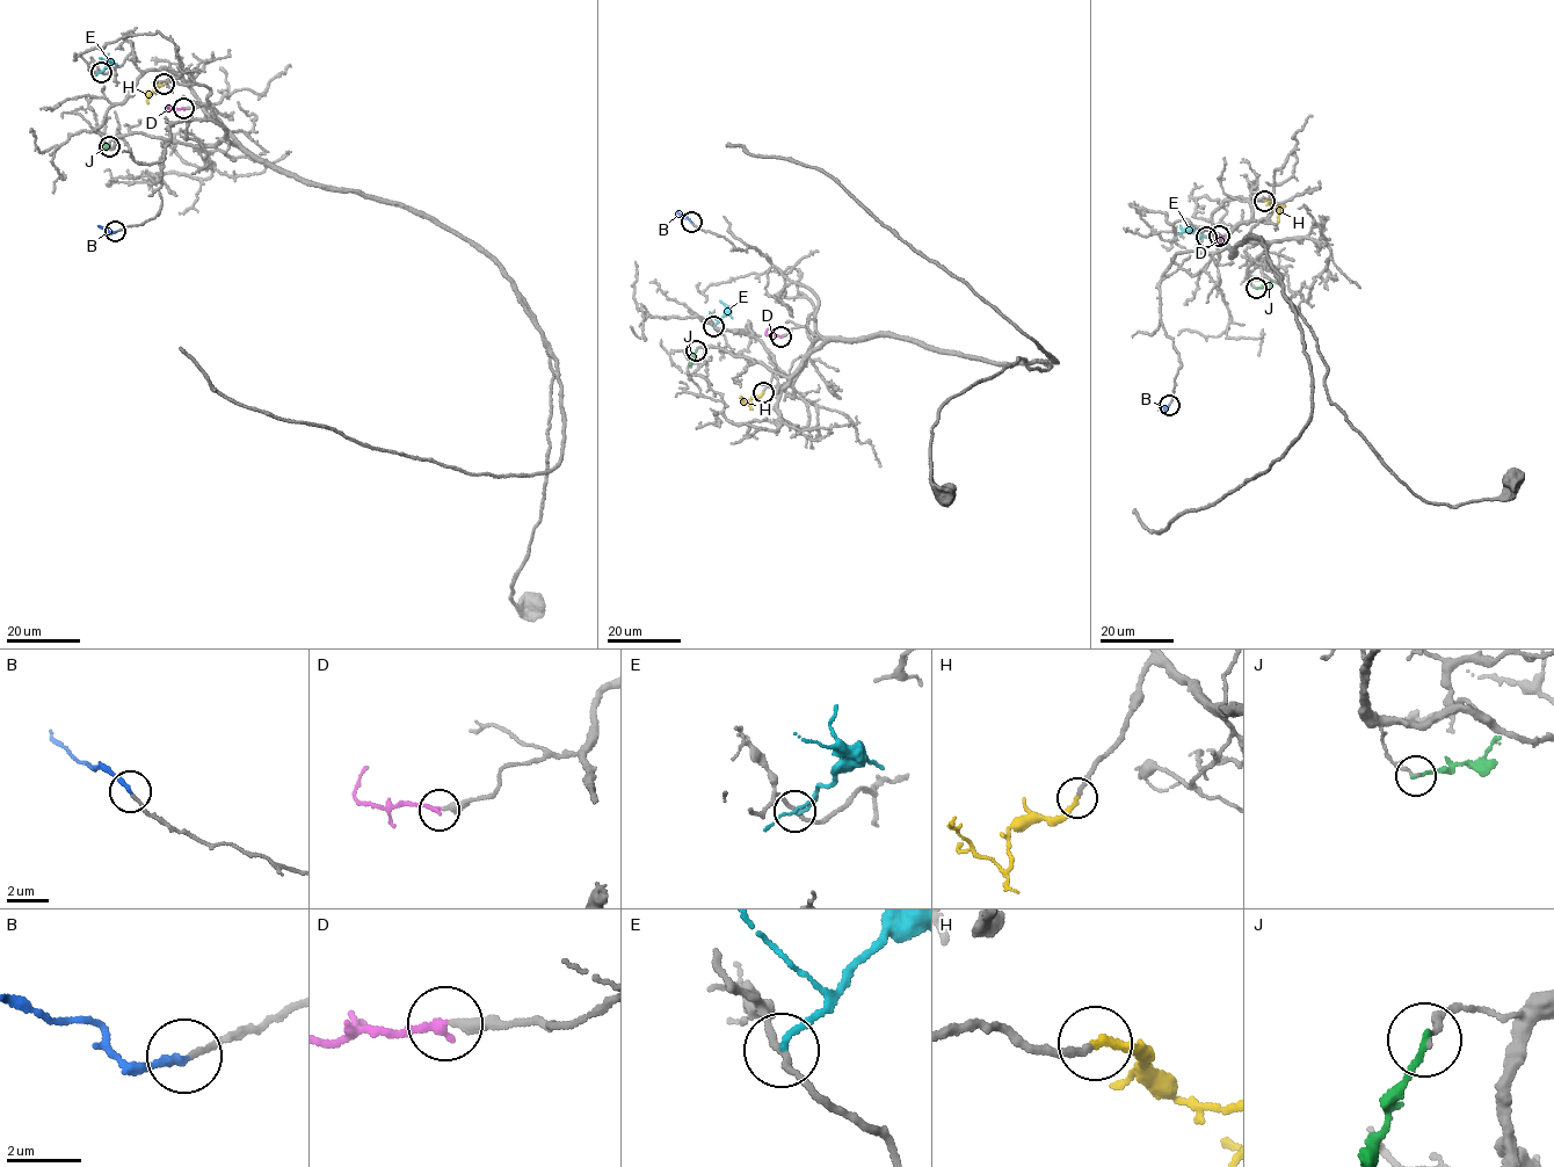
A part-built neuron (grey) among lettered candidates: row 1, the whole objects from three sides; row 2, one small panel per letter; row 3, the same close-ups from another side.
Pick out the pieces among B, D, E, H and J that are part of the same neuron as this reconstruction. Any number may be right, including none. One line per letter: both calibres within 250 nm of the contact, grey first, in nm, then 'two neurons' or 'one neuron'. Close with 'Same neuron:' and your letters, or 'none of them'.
B: 150 nm thick on the grey side, 240 nm on the other; one neuron
D: 320 nm thick on the grey side, 240 nm on the other; one neuron
E: 170 nm thick on the grey side, 170 nm on the other; two neurons
H: 190 nm thick on the grey side, 240 nm on the other; one neuron
J: 130 nm thick on the grey side, 160 nm on the other; two neurons
Same neuron: B, D, H

